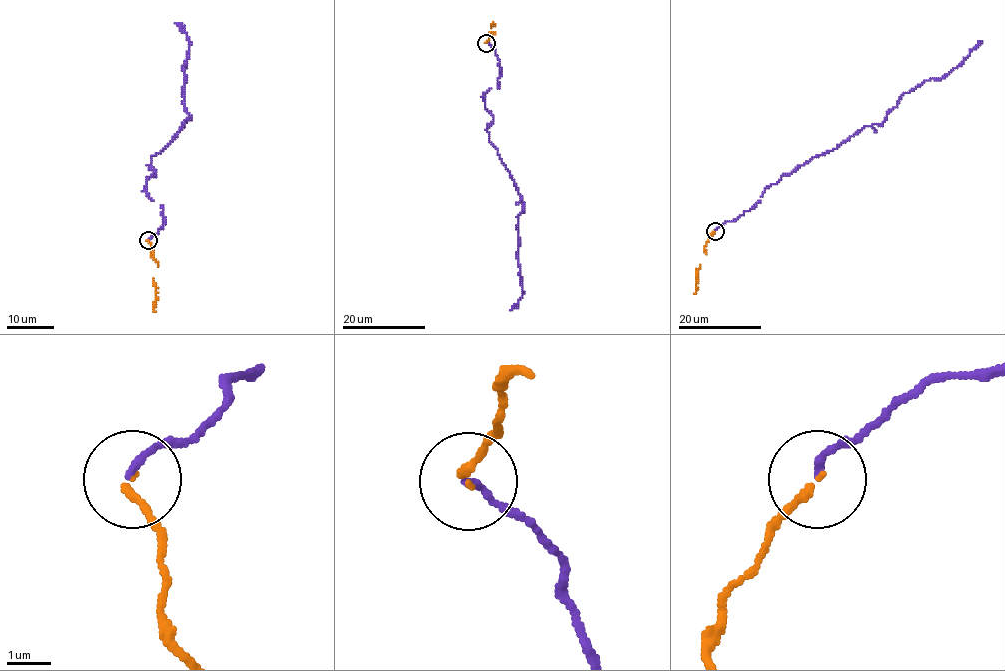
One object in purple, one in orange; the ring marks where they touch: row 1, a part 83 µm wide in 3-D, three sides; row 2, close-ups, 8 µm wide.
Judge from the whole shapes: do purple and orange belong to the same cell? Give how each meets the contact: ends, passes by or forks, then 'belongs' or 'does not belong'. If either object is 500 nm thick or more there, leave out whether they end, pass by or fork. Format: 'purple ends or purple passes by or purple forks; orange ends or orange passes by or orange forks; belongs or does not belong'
purple ends; orange ends; belongs

